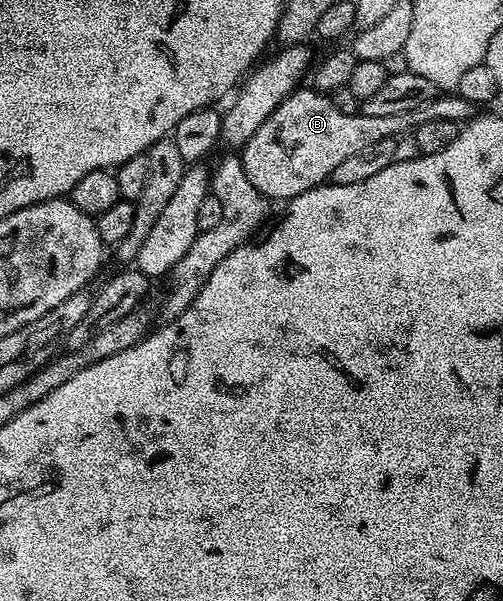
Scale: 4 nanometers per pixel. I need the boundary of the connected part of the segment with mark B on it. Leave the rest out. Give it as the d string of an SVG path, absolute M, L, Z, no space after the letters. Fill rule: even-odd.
M303 86L286 96L277 110L273 110L273 114L269 114L269 118L261 122L257 134L253 134L253 138L249 138L249 142L243 145L243 169L249 182L253 182L253 186L257 186L257 190L261 190L268 201L286 202L297 194L305 194L305 190L313 190L328 183L338 164L368 146L382 140L402 137L423 122L466 122L472 116L473 106L458 94L436 95L425 106L419 106L417 110L409 110L405 114L345 114L334 105L330 95L314 87Z

